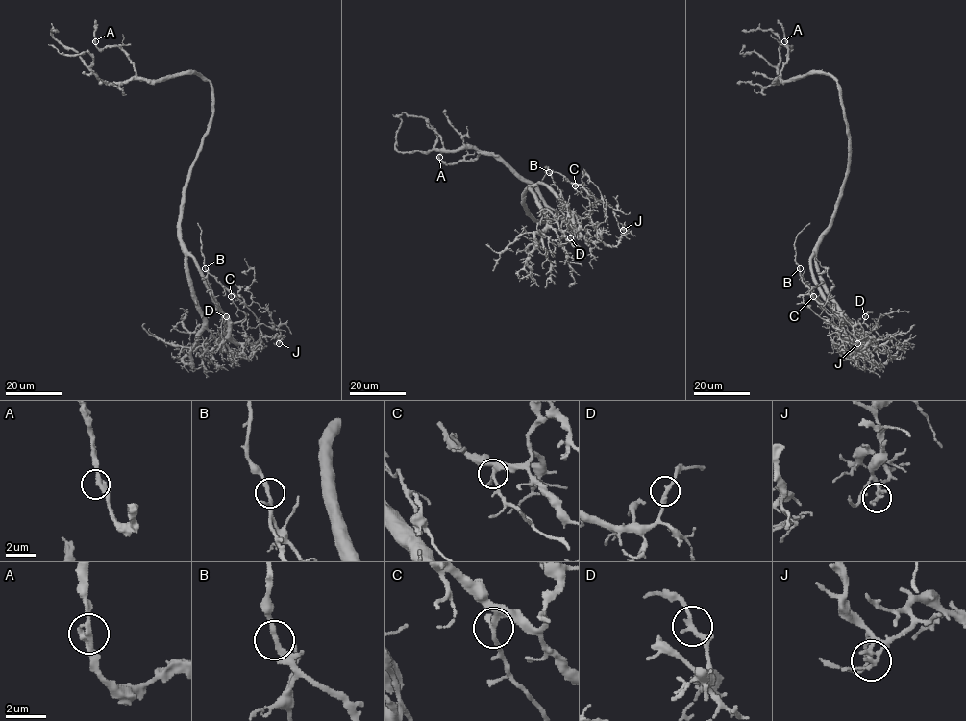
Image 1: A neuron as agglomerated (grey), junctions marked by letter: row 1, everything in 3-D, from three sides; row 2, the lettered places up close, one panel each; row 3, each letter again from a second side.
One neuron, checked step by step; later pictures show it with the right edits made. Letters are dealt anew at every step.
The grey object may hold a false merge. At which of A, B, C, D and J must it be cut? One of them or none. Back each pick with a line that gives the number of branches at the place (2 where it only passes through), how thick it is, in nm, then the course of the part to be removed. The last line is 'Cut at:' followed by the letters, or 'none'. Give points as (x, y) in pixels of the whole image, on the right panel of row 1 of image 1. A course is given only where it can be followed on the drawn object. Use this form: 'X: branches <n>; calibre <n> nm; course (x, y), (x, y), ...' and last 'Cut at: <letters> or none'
J: branches 2; calibre 240 nm; course (856, 343), (848, 322), (828, 301), (820, 304), (800, 274), (826, 308), (864, 343), (850, 363)
Cut at: J

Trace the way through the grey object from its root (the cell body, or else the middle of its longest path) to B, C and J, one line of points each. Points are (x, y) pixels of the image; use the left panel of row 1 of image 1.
B: (188, 179), (182, 209), (180, 240), (194, 259), (209, 295), (224, 314), (217, 306), (205, 268)
C: (188, 179), (180, 240), (194, 259), (209, 295), (224, 314), (207, 275), (210, 274), (231, 296)
J: (188, 179), (180, 240), (227, 320), (229, 336), (236, 343), (256, 343), (278, 335), (279, 343)

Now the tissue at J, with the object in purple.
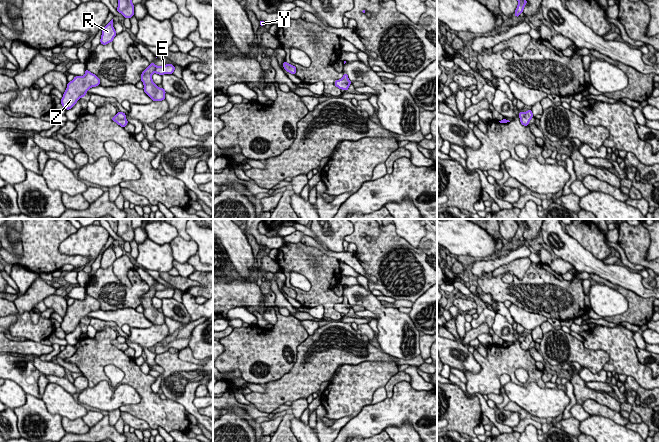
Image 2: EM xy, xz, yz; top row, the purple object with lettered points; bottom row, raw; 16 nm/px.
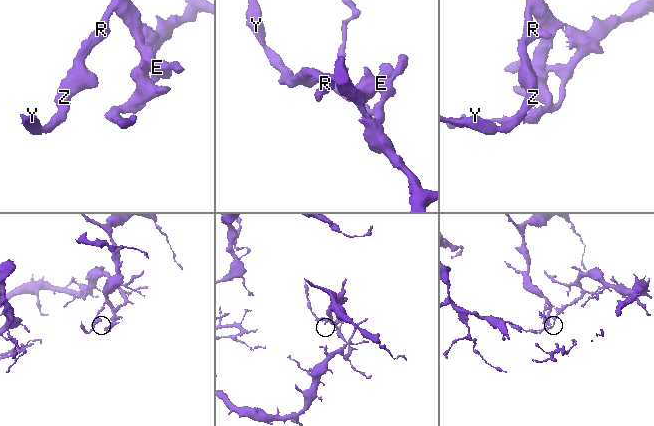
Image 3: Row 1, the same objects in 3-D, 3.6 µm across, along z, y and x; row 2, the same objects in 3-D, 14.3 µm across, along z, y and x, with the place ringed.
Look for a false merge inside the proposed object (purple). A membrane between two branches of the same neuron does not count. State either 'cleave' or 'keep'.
cleave

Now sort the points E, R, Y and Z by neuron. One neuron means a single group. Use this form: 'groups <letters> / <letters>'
groups E / R Y Z

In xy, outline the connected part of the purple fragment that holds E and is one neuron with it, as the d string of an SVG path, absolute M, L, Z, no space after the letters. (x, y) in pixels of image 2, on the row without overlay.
M166 288L166 289L163 289L163 290L156 291L154 297L157 297L157 298L162 300L164 298L173 298L174 294L175 294L174 289Z

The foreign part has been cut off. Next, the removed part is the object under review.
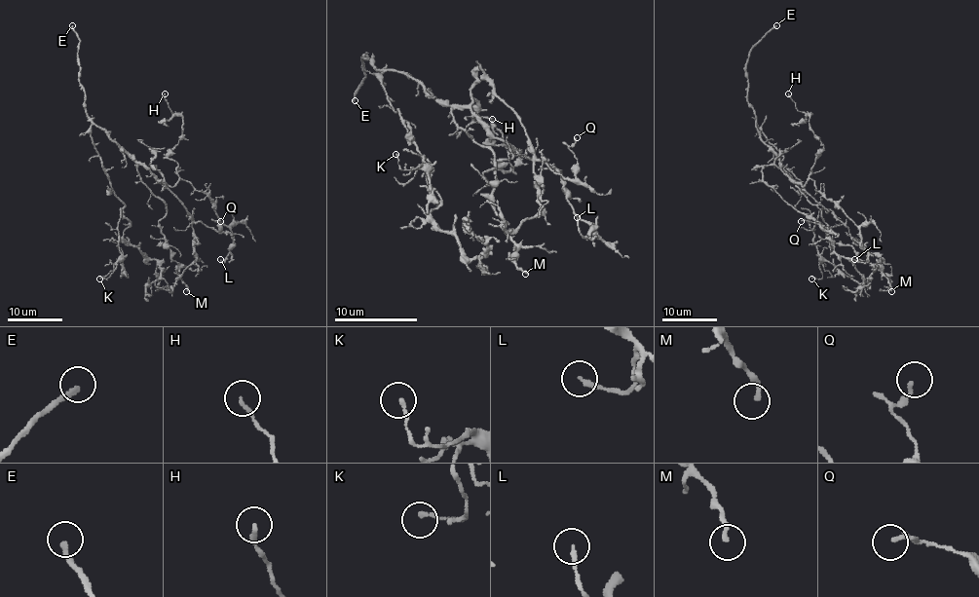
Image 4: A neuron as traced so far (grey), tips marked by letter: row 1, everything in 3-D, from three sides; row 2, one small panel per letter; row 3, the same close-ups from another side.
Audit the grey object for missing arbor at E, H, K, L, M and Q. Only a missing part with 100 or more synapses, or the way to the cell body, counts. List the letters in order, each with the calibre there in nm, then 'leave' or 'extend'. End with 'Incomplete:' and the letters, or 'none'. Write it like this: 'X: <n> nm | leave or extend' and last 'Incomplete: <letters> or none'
E: 190 nm | extend
H: 170 nm | leave
K: 160 nm | leave
L: 200 nm | leave
M: 200 nm | leave
Q: 160 nm | leave
Incomplete: E

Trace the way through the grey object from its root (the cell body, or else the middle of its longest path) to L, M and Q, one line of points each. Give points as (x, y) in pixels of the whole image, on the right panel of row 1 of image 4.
L: (758, 133), (791, 178), (802, 187), (813, 180), (815, 190), (855, 224), (866, 261), (854, 259)
M: (758, 133), (794, 184), (821, 211), (832, 239), (848, 244), (861, 259), (876, 265), (891, 291)
Q: (758, 133), (778, 161), (777, 167), (764, 167), (762, 178), (795, 208), (828, 231), (814, 222), (801, 221)

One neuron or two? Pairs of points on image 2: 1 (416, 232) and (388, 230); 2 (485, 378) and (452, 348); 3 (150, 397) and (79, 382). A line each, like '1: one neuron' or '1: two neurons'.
1: two neurons
2: two neurons
3: two neurons

